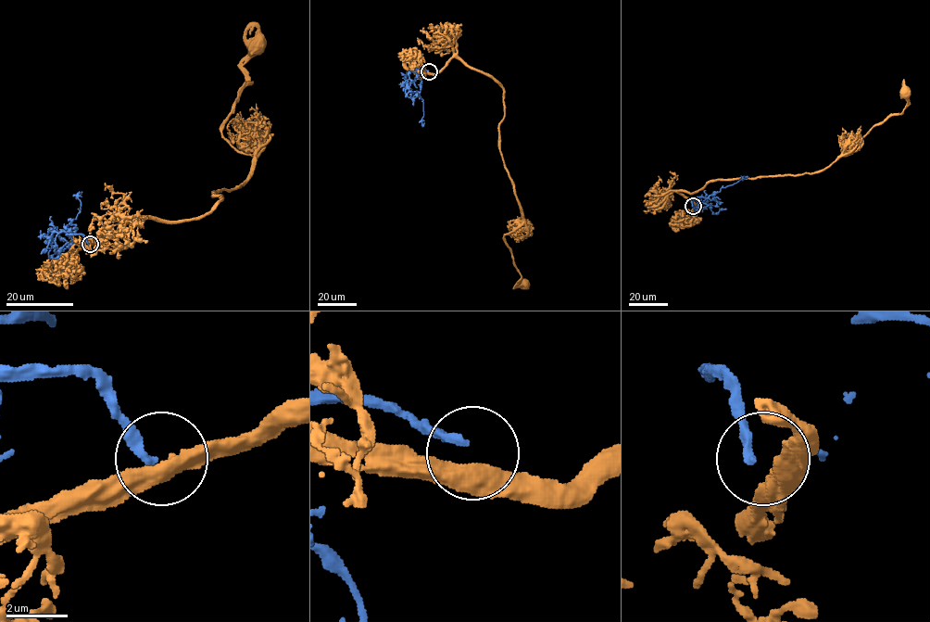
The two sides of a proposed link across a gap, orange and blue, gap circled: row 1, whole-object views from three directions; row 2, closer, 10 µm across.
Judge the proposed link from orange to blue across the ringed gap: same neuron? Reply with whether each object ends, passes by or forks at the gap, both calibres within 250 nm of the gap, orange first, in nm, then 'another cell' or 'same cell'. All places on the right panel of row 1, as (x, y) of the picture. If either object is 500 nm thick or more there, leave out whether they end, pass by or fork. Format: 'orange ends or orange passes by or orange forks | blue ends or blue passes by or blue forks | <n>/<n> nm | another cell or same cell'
500/280 nm | another cell

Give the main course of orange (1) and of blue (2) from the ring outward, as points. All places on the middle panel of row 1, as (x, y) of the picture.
1: (429, 72), (460, 57), (503, 89), (500, 151), (523, 222), (504, 241), (521, 275), (516, 285), (524, 284)
2: (428, 71), (415, 69), (421, 81), (418, 95), (423, 100), (421, 123), (424, 123)

